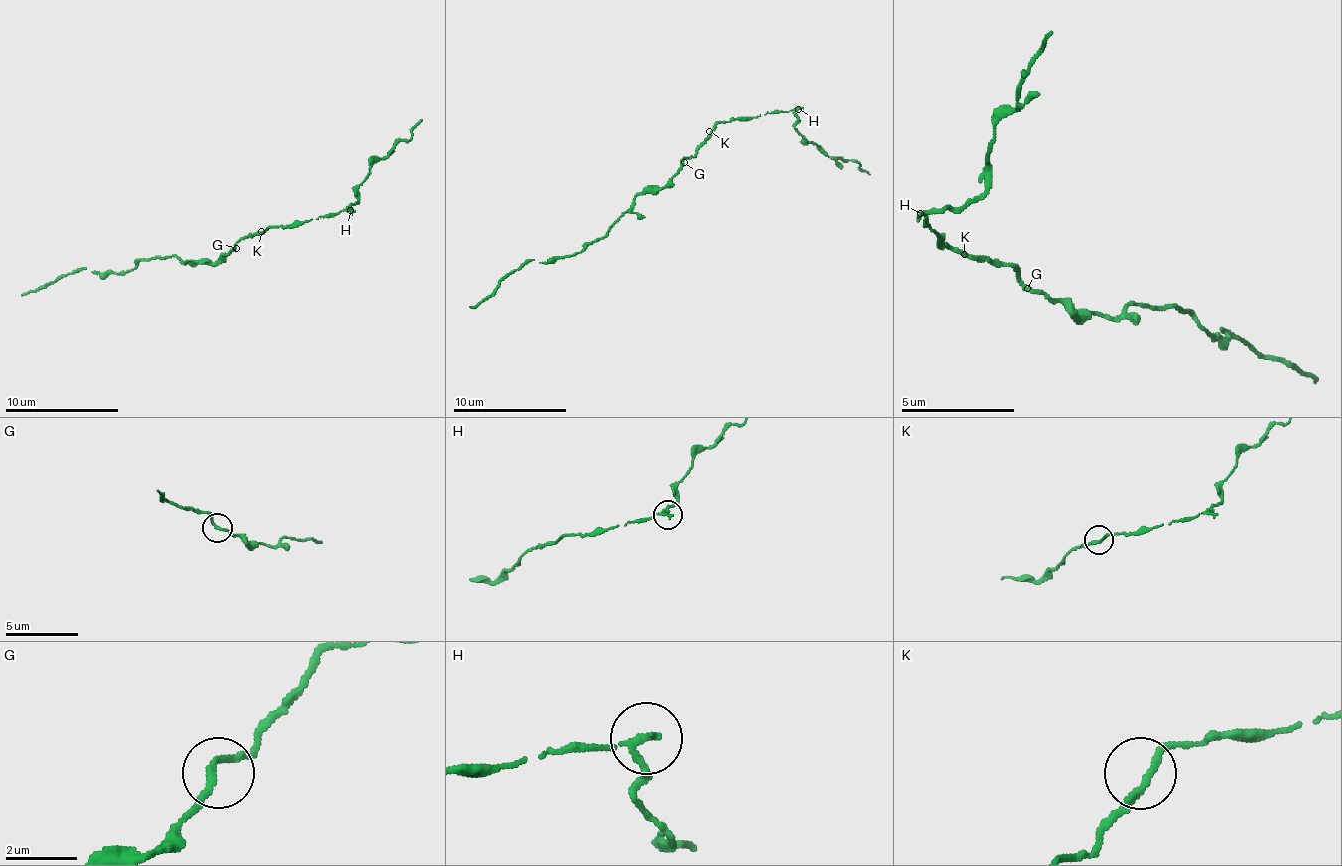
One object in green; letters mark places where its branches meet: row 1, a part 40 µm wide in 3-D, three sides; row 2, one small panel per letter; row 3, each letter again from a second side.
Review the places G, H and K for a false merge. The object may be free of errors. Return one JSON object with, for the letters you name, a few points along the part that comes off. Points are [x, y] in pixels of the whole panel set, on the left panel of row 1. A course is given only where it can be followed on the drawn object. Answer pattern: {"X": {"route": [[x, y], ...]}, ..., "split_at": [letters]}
{"H": {"route": [[350, 211], [347, 208], [358, 197], [358, 185], [370, 168], [407, 140], [421, 120]]}, "split_at": ["H"]}

